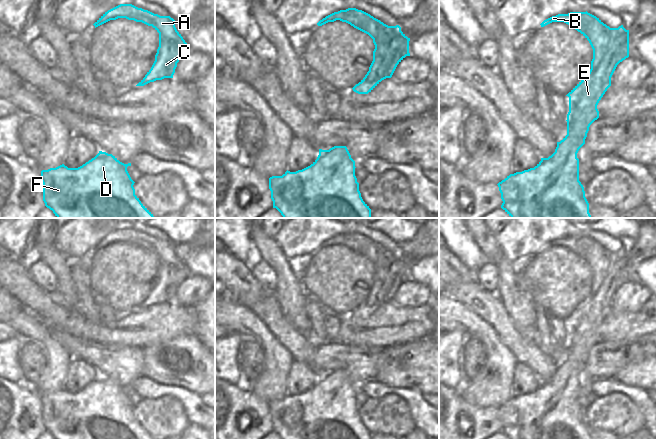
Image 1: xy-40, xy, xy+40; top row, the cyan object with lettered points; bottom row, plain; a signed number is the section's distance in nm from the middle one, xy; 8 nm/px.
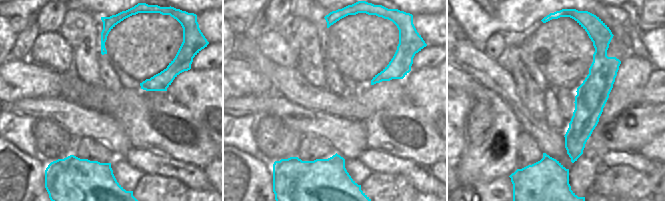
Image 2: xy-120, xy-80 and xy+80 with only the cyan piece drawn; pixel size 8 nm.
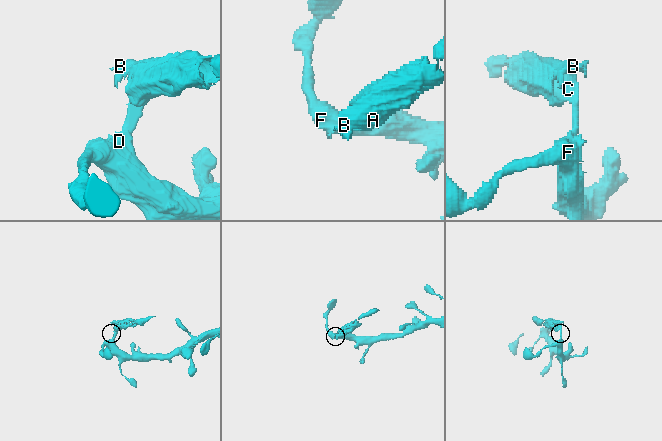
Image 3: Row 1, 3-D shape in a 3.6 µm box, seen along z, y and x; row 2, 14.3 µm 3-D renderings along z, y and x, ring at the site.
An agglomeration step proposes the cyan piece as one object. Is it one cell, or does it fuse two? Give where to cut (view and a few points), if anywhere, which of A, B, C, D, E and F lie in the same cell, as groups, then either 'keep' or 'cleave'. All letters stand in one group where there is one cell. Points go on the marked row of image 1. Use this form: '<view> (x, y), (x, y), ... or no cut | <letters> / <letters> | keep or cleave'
xy (329, 149), (332, 153), (346, 159), (351, 158) | A B C E / D F | cleave

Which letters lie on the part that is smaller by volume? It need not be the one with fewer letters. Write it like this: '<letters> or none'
A, B, C, E

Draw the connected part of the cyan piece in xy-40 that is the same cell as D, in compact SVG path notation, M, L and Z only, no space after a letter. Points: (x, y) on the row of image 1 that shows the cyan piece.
M99 151L99 153L78 168L68 168L64 164L56 167L50 168L48 170L41 171L41 181L43 183L43 201L45 206L53 211L57 218L155 218L153 214L141 203L139 198L135 195L135 189L133 187L134 181L131 179L127 167L131 166L131 163L124 164L120 162L112 154Z

